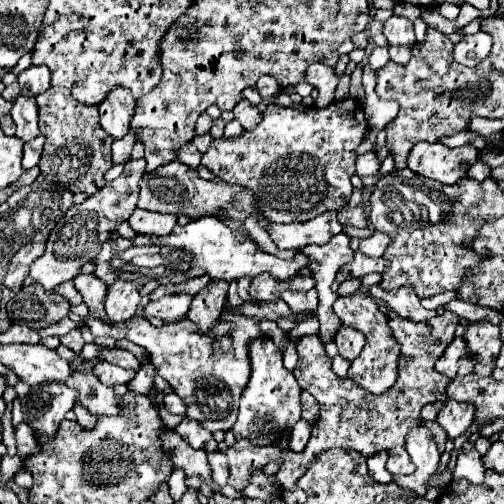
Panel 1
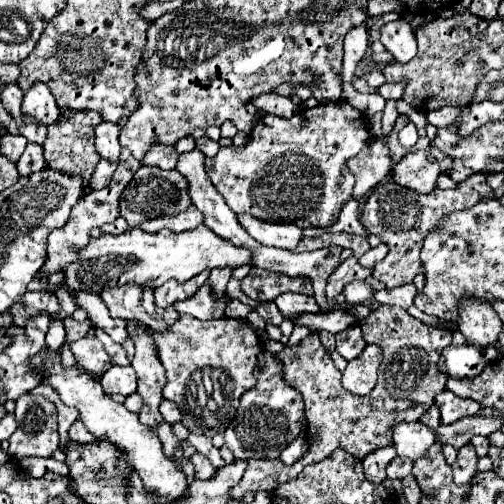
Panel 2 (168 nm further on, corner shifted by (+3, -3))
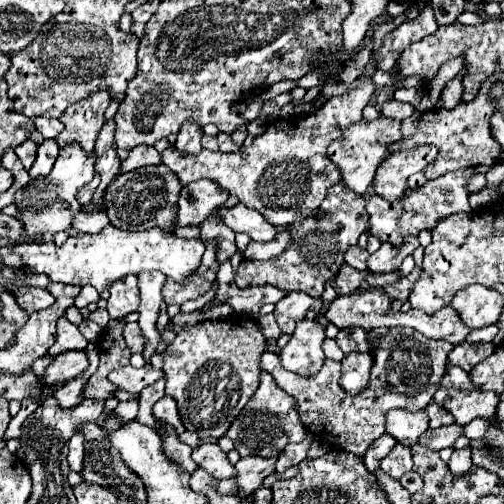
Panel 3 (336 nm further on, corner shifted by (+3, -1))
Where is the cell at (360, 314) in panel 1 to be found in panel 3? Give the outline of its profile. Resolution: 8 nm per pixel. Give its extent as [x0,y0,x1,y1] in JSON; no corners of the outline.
[340,353,374,395]

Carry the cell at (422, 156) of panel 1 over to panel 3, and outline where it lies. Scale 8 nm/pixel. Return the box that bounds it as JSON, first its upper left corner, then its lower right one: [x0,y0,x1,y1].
[372,145,438,201]

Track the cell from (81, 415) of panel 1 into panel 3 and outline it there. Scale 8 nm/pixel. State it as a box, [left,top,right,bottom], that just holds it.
[68,433,84,473]

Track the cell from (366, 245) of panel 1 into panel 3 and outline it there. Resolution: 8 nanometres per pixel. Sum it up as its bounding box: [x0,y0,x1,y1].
[368,237,418,273]

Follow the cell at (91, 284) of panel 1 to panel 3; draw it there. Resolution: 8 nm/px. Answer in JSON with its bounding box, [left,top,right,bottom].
[124,323,144,353]

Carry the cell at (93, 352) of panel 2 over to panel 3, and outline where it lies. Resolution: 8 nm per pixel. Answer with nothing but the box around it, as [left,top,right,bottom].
[42,351,88,387]

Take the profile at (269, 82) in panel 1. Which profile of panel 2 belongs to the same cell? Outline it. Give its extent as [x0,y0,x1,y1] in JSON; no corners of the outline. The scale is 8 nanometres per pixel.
[252,93,296,117]

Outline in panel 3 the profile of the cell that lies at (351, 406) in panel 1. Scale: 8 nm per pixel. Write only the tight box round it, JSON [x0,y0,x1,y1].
[260,327,452,457]

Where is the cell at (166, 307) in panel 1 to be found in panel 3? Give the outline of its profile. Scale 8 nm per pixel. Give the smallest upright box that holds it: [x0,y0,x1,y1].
[216,259,286,319]

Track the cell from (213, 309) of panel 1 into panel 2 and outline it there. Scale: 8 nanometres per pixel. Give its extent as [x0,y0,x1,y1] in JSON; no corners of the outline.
[208,269,232,297]

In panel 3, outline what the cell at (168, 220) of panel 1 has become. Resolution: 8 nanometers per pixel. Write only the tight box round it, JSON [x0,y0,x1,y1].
[178,179,230,227]

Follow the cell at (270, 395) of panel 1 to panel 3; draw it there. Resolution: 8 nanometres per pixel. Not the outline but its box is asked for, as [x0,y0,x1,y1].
[226,371,306,457]

